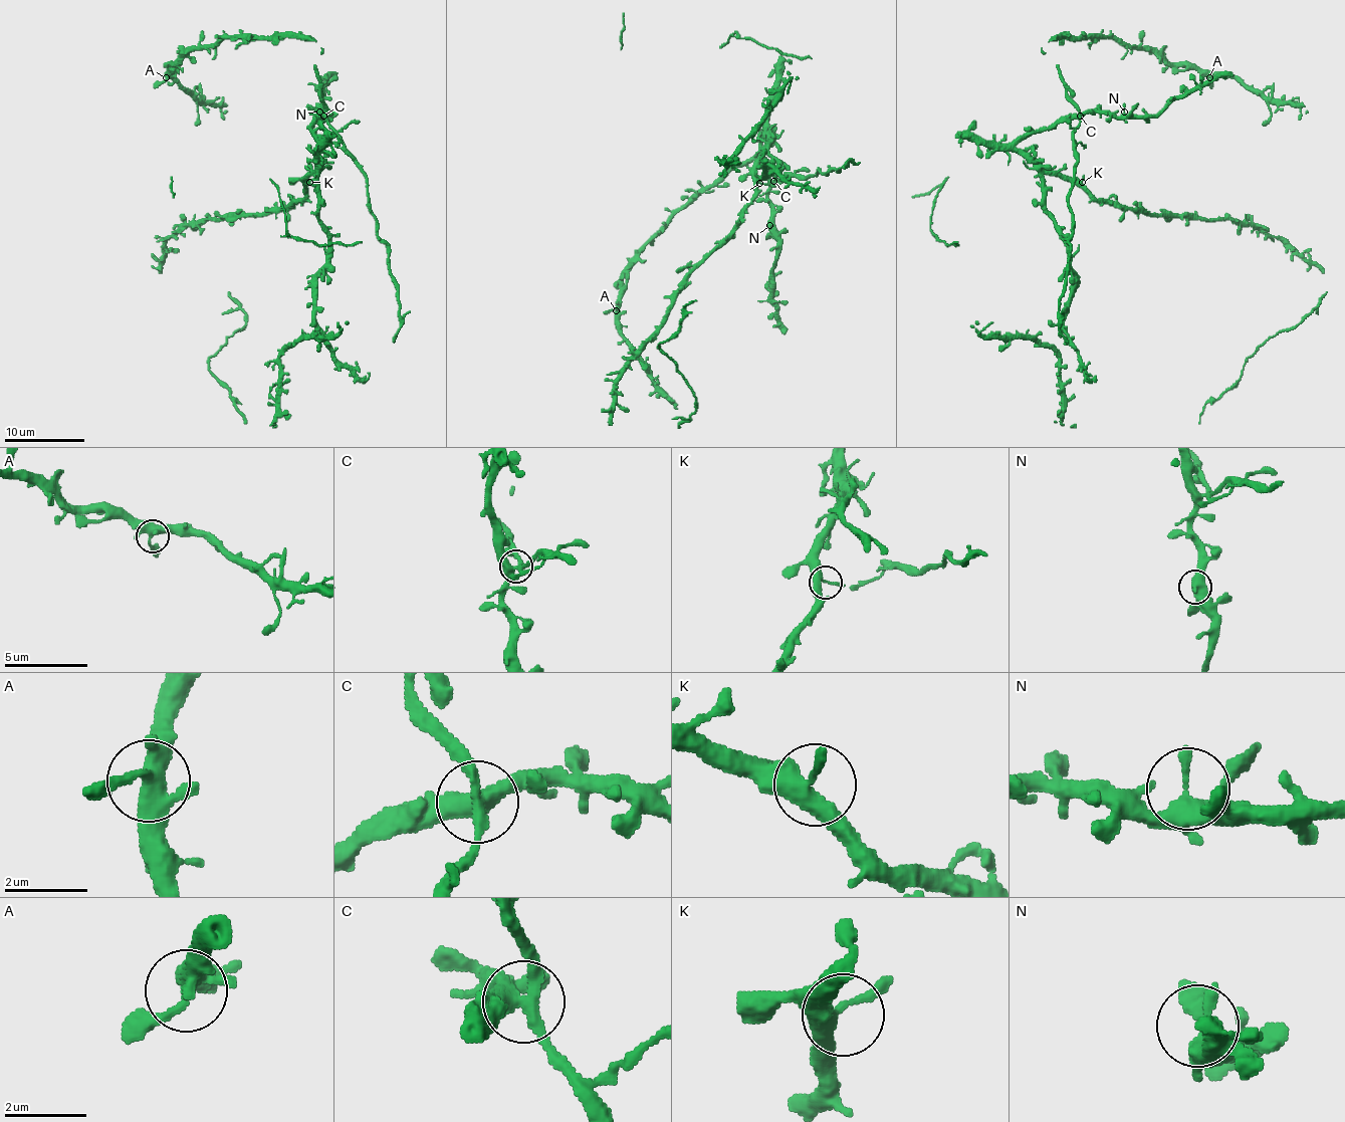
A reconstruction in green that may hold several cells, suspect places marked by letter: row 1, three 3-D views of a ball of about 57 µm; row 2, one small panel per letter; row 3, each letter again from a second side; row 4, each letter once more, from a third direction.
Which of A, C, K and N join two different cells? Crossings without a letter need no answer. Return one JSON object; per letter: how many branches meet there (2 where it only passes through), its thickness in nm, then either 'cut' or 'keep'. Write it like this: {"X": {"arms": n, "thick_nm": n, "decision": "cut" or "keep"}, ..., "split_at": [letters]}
{"A": {"arms": 4, "thick_nm": 400, "decision": "keep"}, "C": {"arms": 4, "thick_nm": 360, "decision": "cut"}, "K": {"arms": 3, "thick_nm": 360, "decision": "keep"}, "N": {"arms": 4, "thick_nm": 400, "decision": "keep"}, "split_at": ["C"]}

